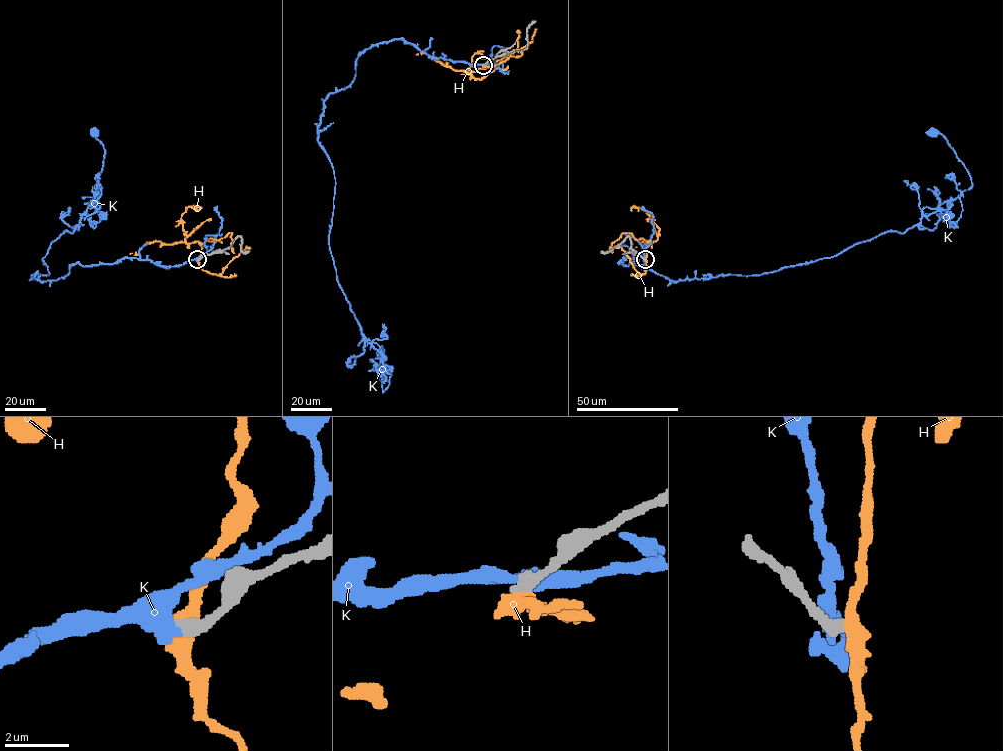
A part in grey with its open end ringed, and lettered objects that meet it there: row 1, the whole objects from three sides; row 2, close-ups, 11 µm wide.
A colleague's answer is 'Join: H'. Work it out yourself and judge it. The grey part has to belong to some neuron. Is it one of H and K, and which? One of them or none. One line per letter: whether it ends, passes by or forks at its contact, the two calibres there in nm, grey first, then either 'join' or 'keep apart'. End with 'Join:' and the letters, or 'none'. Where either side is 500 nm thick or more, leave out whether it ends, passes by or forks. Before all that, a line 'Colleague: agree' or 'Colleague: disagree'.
Colleague: disagree
H: it passes by | 440/480 nm | keep apart
K: it ends | 440/440 nm | keep apart
Join: none

